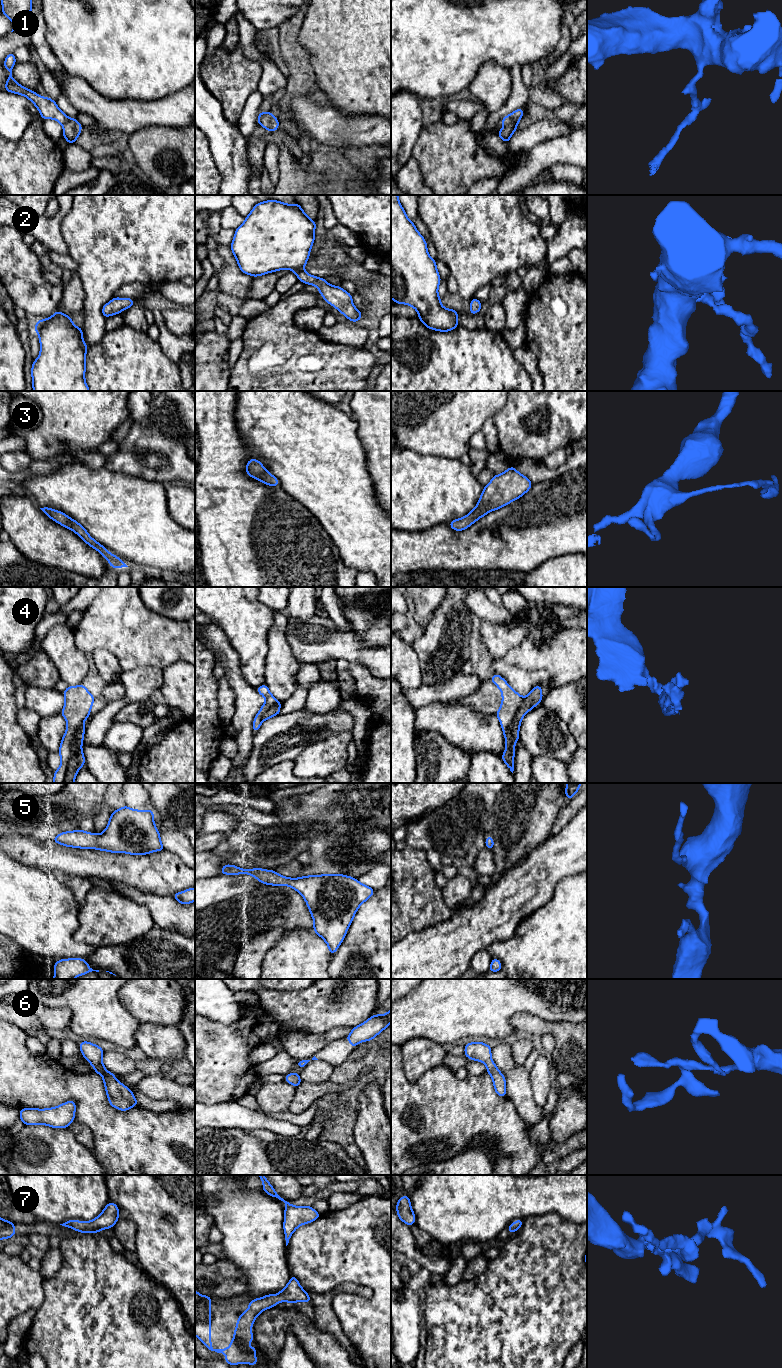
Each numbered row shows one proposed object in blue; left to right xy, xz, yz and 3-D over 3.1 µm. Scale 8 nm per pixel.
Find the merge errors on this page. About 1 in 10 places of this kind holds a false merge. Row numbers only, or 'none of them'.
1

